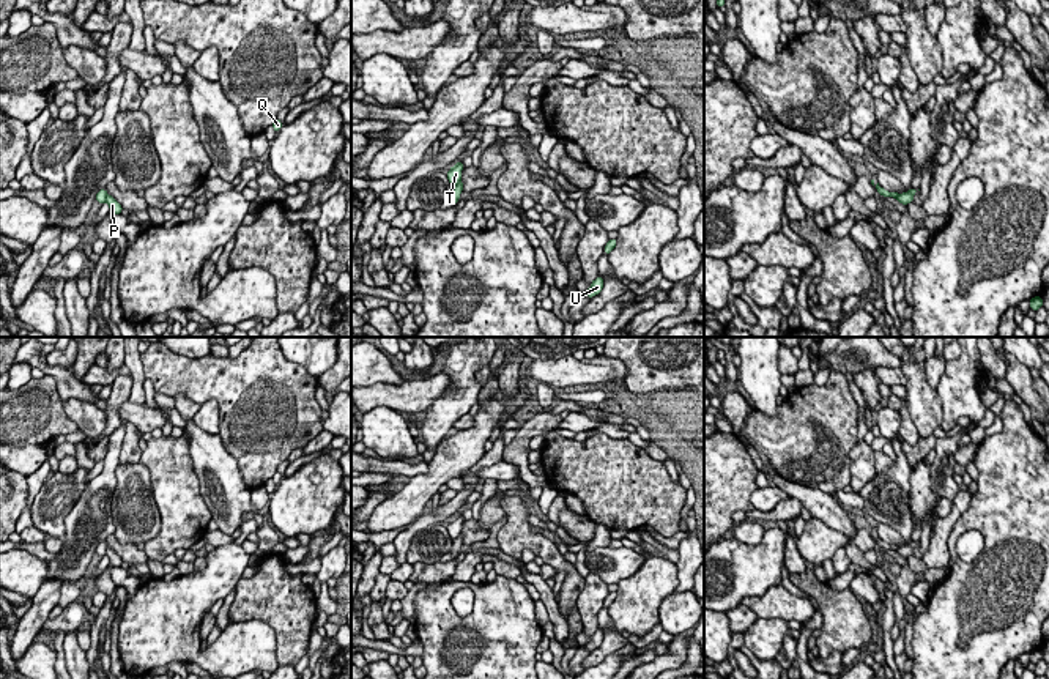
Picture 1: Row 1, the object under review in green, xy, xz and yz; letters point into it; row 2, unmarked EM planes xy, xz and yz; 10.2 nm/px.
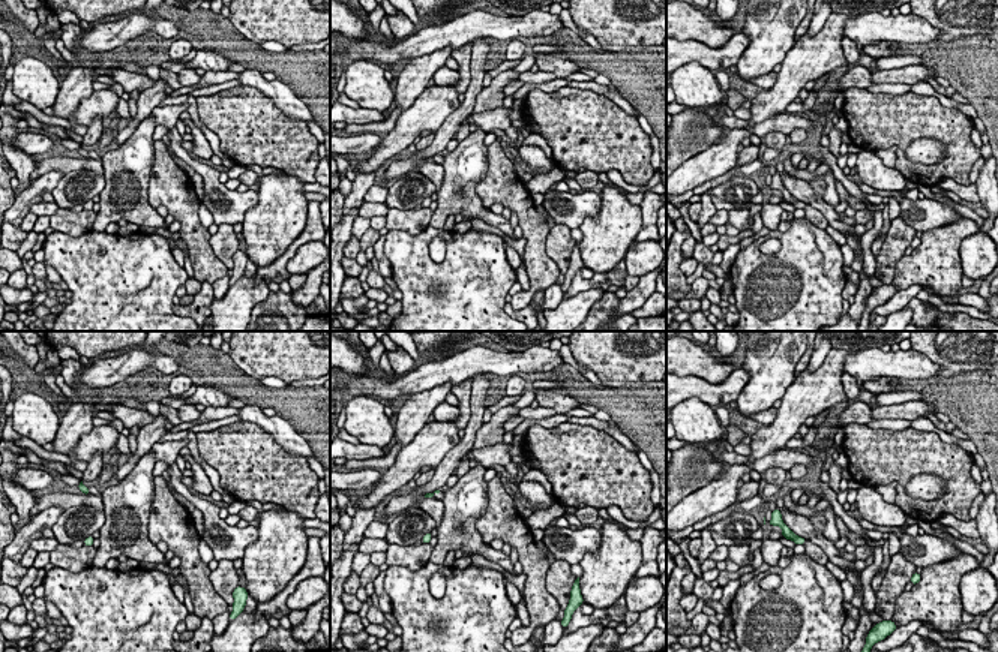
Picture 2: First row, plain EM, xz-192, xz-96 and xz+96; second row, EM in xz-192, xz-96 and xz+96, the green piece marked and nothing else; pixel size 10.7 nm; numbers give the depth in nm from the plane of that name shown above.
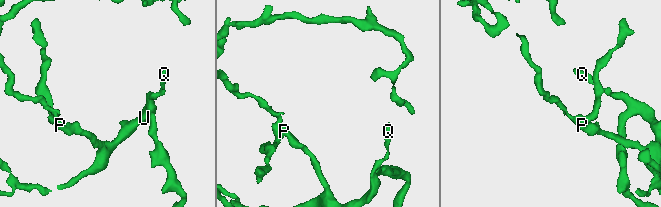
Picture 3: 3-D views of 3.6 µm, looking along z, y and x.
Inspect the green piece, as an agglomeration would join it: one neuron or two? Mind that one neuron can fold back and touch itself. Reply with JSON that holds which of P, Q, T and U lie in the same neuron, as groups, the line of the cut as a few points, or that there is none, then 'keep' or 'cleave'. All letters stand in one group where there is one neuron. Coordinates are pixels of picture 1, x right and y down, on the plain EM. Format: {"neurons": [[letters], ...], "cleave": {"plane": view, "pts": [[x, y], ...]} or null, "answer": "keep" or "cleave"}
{"neurons": [["P", "Q", "U"], ["T"]], "cleave": {"plane": "xz", "pts": [[460, 533], [452, 539]]}, "answer": "cleave"}

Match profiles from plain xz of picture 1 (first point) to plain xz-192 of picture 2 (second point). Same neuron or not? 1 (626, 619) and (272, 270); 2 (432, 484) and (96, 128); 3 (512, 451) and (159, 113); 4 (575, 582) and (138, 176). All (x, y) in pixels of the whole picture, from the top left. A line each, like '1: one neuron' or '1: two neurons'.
1: two neurons
2: two neurons
3: two neurons
4: two neurons

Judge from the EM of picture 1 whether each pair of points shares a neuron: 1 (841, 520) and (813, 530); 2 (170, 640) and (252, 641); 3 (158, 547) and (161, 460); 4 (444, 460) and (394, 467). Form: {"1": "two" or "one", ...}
{"1": "two", "2": "one", "3": "one", "4": "two"}

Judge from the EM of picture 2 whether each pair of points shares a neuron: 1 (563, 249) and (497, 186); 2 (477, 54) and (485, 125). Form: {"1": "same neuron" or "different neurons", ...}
{"1": "different neurons", "2": "different neurons"}

